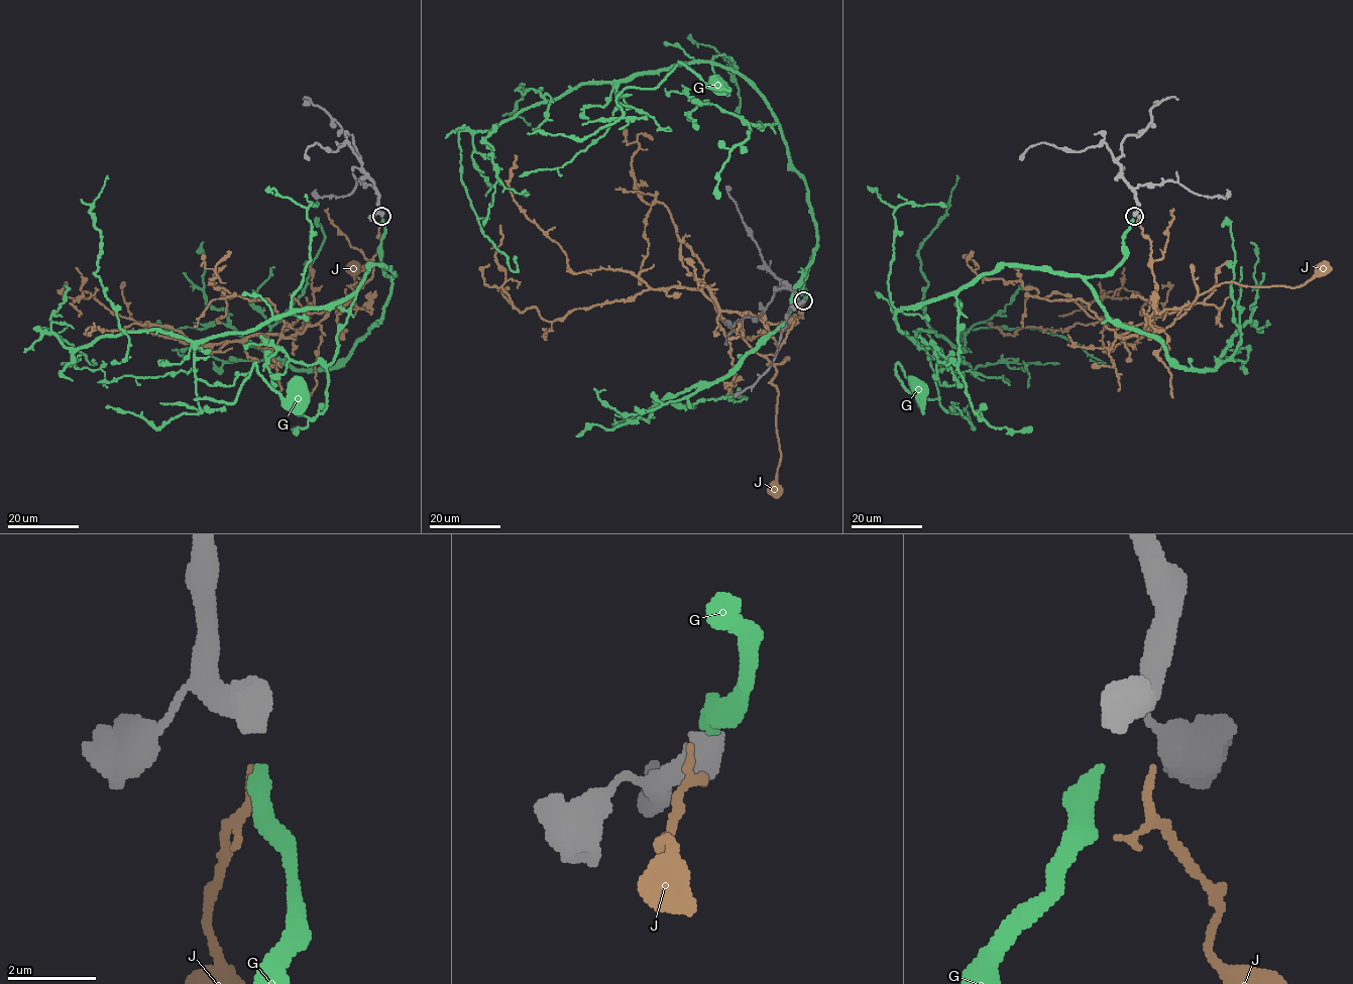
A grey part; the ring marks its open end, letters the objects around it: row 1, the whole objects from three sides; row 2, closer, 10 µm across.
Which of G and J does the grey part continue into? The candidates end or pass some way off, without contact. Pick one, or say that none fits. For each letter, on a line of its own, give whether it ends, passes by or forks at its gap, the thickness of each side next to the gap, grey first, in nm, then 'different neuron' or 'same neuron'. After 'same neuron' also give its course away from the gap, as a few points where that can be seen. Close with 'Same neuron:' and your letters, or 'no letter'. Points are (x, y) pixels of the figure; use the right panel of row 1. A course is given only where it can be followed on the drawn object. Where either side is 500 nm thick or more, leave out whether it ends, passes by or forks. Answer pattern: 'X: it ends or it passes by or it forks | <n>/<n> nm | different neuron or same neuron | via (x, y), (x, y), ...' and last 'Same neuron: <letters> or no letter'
G: 650/380 nm | same neuron | via (1133, 219), (1102, 275), (1002, 265), (905, 306), (938, 397), (898, 363), (917, 389)
J: 650/150 nm | different neuron
Same neuron: G

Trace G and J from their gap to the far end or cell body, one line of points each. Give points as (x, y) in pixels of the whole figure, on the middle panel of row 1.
G: (803, 299), (816, 221), (766, 100), (740, 74), (682, 63), (623, 80), (615, 102), (679, 63), (718, 84)
J: (803, 303), (802, 317), (769, 324), (720, 311), (710, 289), (702, 291), (775, 368), (780, 461), (774, 489)

